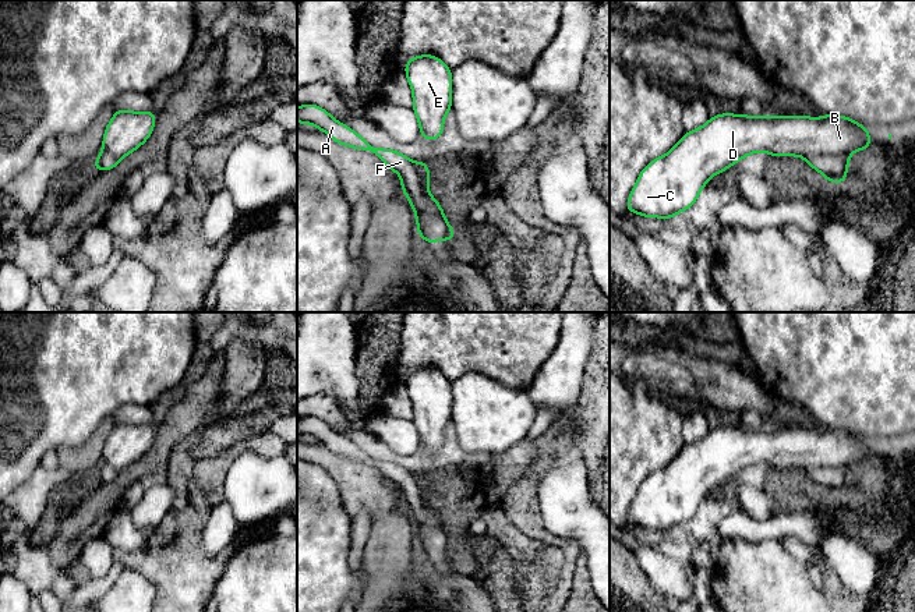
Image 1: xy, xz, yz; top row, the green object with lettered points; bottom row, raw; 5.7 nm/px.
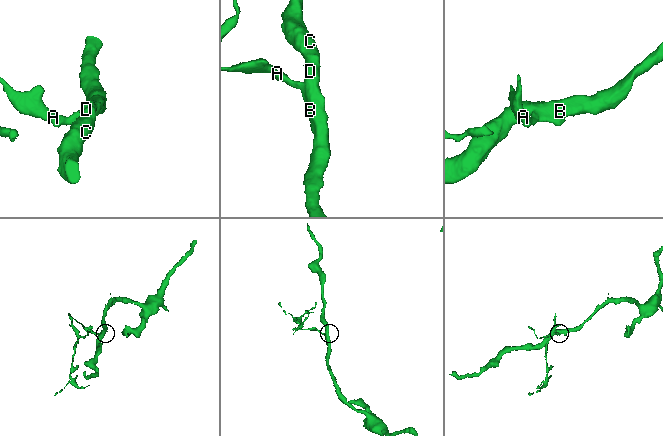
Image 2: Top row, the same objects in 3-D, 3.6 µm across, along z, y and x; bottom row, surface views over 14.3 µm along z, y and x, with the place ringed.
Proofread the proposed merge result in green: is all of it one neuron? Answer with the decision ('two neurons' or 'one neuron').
two neurons

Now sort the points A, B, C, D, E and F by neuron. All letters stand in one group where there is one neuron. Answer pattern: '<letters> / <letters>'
A F / B C D E

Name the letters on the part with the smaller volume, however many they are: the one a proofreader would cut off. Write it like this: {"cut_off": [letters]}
{"cut_off": ["A", "F"]}

